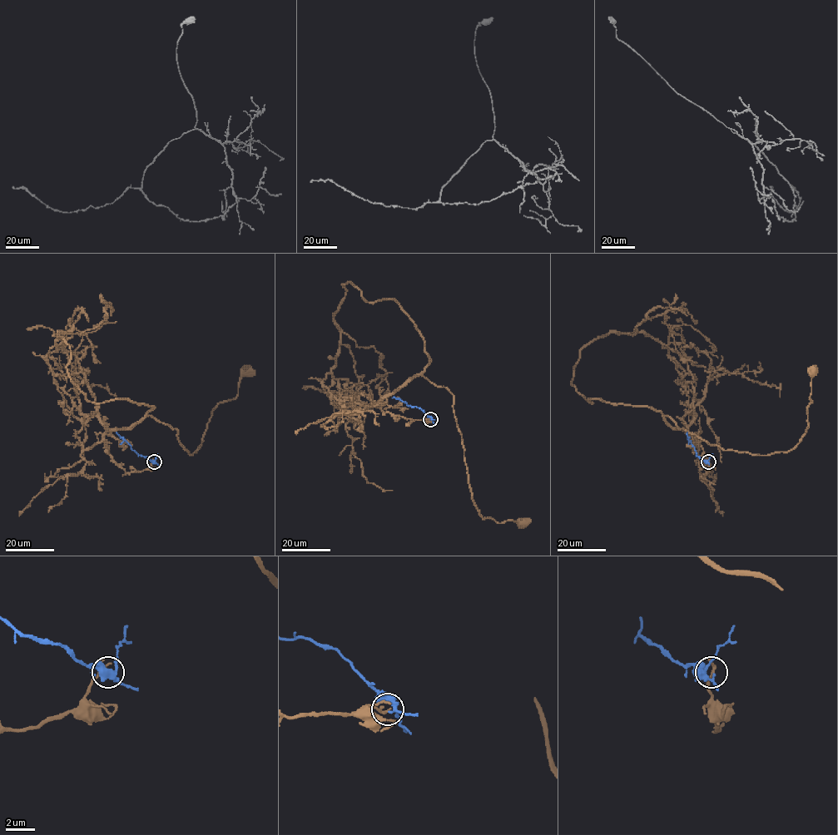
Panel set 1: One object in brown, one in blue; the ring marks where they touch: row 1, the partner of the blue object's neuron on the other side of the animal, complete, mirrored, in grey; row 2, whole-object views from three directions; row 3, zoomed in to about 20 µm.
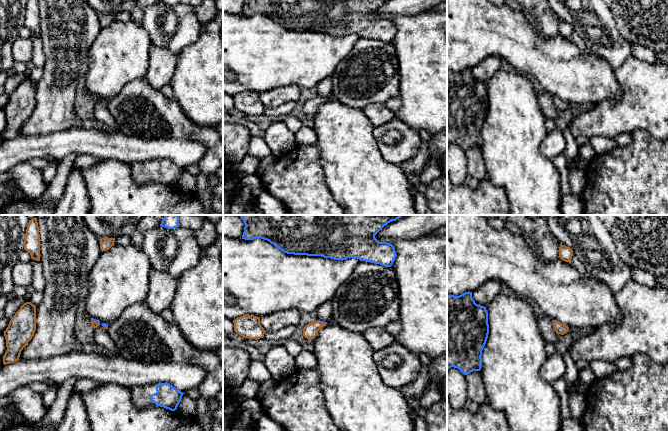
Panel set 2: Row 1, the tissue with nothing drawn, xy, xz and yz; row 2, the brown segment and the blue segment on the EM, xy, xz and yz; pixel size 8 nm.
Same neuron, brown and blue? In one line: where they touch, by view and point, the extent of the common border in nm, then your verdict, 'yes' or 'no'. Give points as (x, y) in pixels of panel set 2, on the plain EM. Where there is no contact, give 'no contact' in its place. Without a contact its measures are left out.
xy (95, 97) | 80 nm | no

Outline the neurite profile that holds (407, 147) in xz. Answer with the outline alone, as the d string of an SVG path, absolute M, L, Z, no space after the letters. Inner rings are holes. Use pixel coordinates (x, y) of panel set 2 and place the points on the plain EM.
M397 118L375 127L373 135L377 140L382 157L391 164L399 165L413 158L422 144L421 136ZM389 130L399 131L402 135L401 139L394 144L384 143L383 136Z

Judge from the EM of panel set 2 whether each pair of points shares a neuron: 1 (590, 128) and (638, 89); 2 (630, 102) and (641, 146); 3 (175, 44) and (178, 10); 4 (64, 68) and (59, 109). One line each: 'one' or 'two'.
1: one
2: two
3: one
4: one

